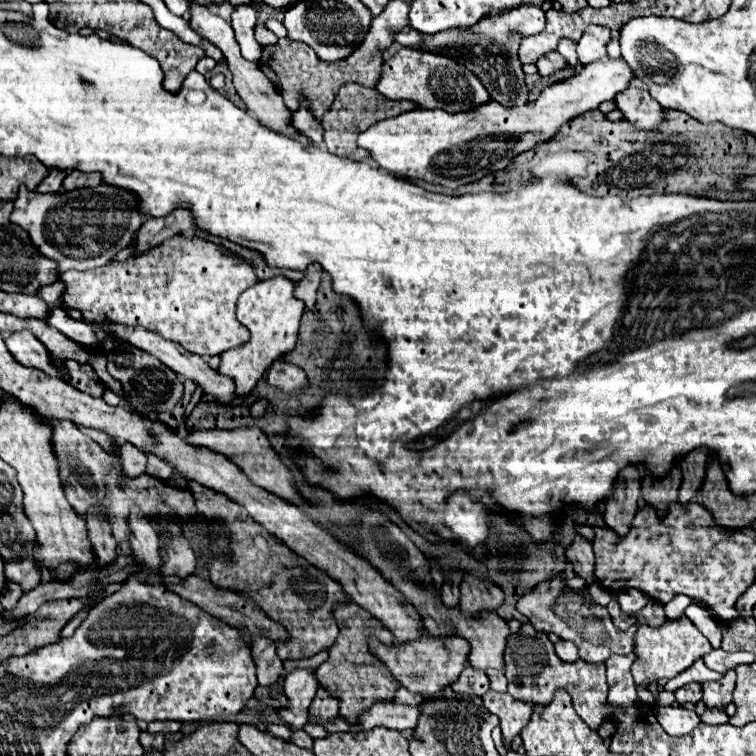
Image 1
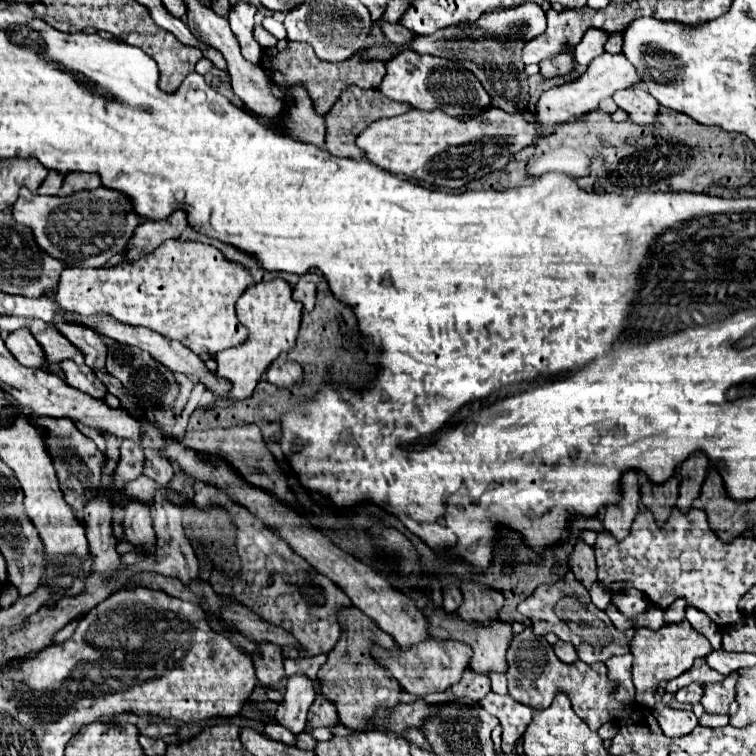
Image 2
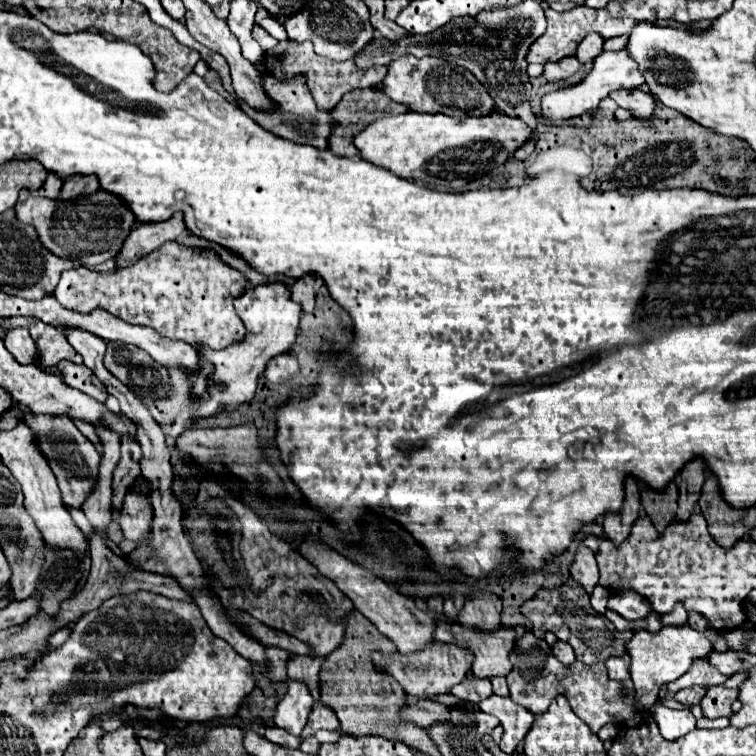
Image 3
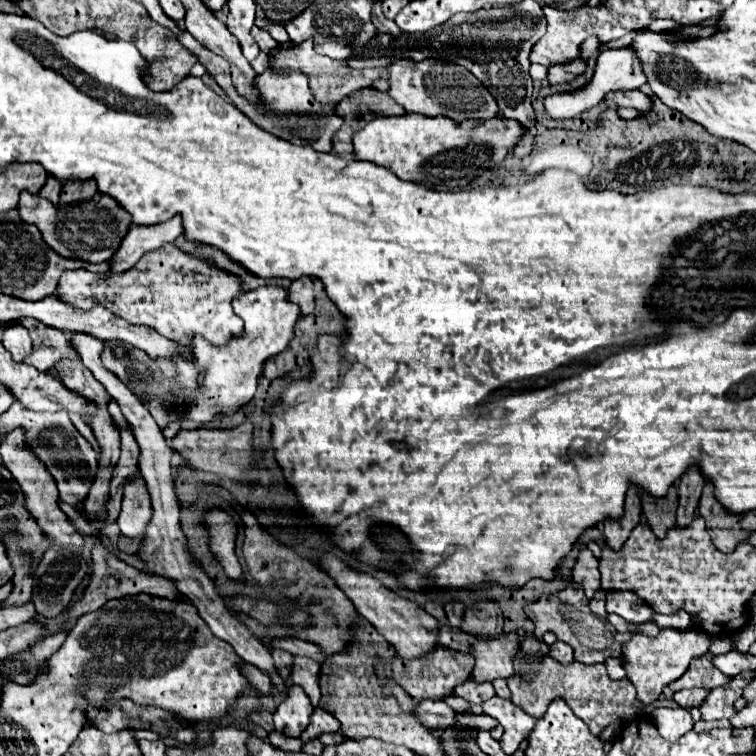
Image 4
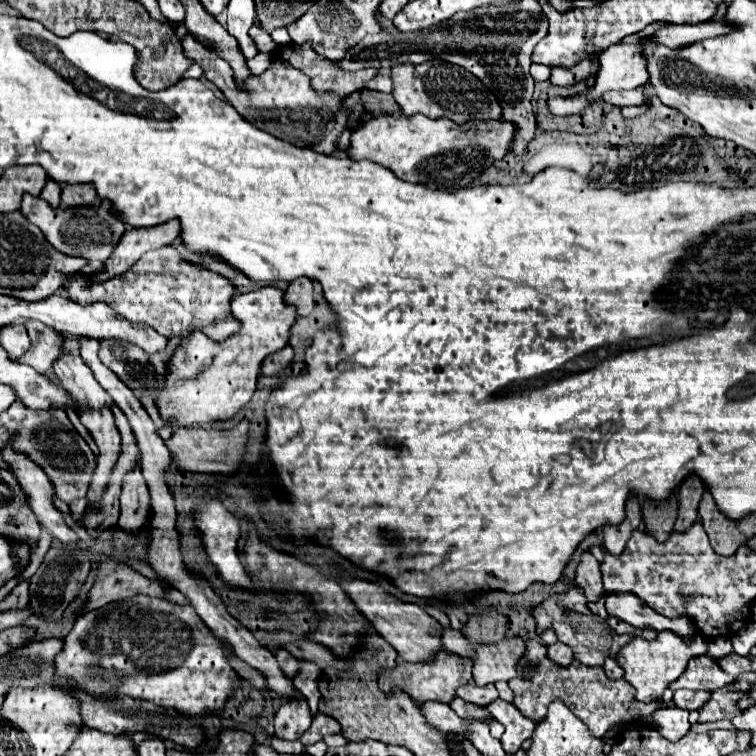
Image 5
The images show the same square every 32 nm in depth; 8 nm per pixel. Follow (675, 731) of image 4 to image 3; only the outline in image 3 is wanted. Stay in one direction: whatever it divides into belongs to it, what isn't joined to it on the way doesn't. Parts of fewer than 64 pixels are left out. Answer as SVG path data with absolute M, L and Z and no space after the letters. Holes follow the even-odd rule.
M656 704L652 708L652 716L658 722L662 736L668 740L676 740L696 728L696 718L688 708L672 710L672 708L666 708L664 704Z

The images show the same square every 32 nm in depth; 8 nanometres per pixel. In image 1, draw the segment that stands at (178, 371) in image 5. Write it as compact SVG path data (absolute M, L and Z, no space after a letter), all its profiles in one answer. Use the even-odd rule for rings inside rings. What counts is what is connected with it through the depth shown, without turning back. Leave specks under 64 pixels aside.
M274 276L270 280L256 282L252 288L240 294L236 303L236 315L246 328L250 328L252 336L244 346L226 350L222 354L222 364L218 368L220 374L234 378L238 396L246 396L264 376L268 366L294 348L298 324L304 314L304 302L294 296L294 286L296 284L292 280L284 276Z

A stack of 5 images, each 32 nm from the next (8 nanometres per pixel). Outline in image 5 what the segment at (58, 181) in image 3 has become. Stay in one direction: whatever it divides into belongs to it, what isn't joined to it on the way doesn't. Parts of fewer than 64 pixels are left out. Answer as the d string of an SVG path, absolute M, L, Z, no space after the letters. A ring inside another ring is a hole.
M48 180L40 192L40 198L44 198L52 208L58 208L60 206L60 190L62 190L60 184L56 184L54 180Z

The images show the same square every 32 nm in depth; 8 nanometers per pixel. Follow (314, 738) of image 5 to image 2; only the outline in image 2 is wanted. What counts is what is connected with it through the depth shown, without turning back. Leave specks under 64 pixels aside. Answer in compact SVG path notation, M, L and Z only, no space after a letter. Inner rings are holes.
M316 692L316 700L310 708L308 714L308 728L318 728L318 726L332 726L338 722L336 716L336 704L332 704L330 700L324 700L322 692Z

